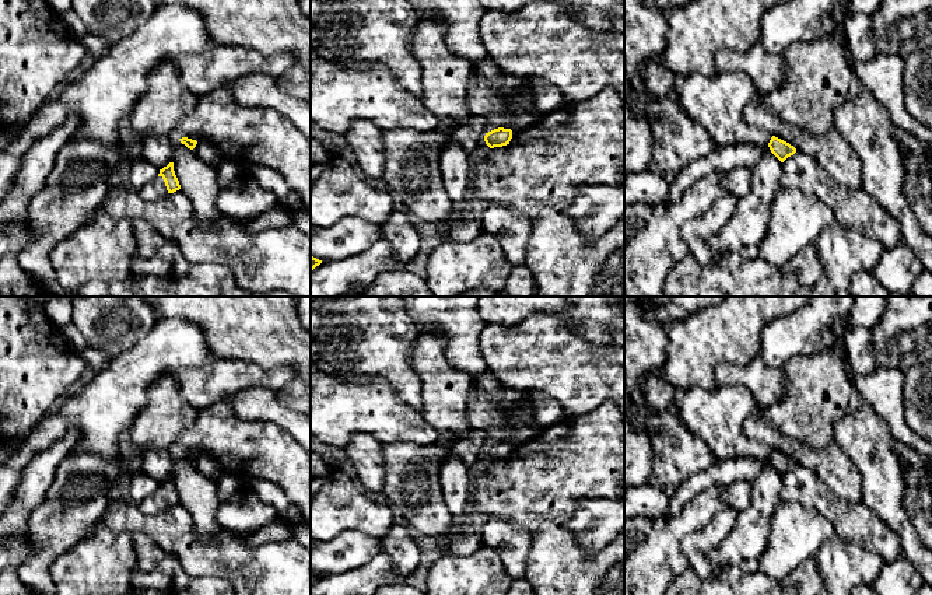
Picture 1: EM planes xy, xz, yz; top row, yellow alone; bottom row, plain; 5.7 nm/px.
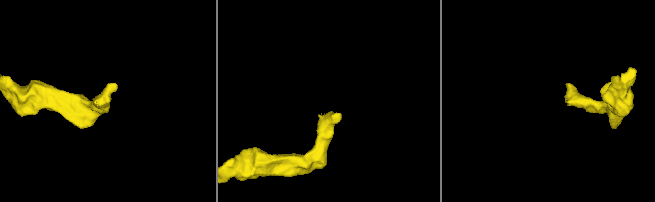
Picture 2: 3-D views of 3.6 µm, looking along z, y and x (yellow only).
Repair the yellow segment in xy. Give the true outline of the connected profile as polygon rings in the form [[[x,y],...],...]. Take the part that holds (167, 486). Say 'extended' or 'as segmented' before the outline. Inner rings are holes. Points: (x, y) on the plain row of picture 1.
extended; [[[169,476],[167,480],[160,483],[157,491],[150,494],[144,501],[139,504],[139,508],[141,512],[153,515],[179,503],[181,498],[174,484],[174,476]]]

